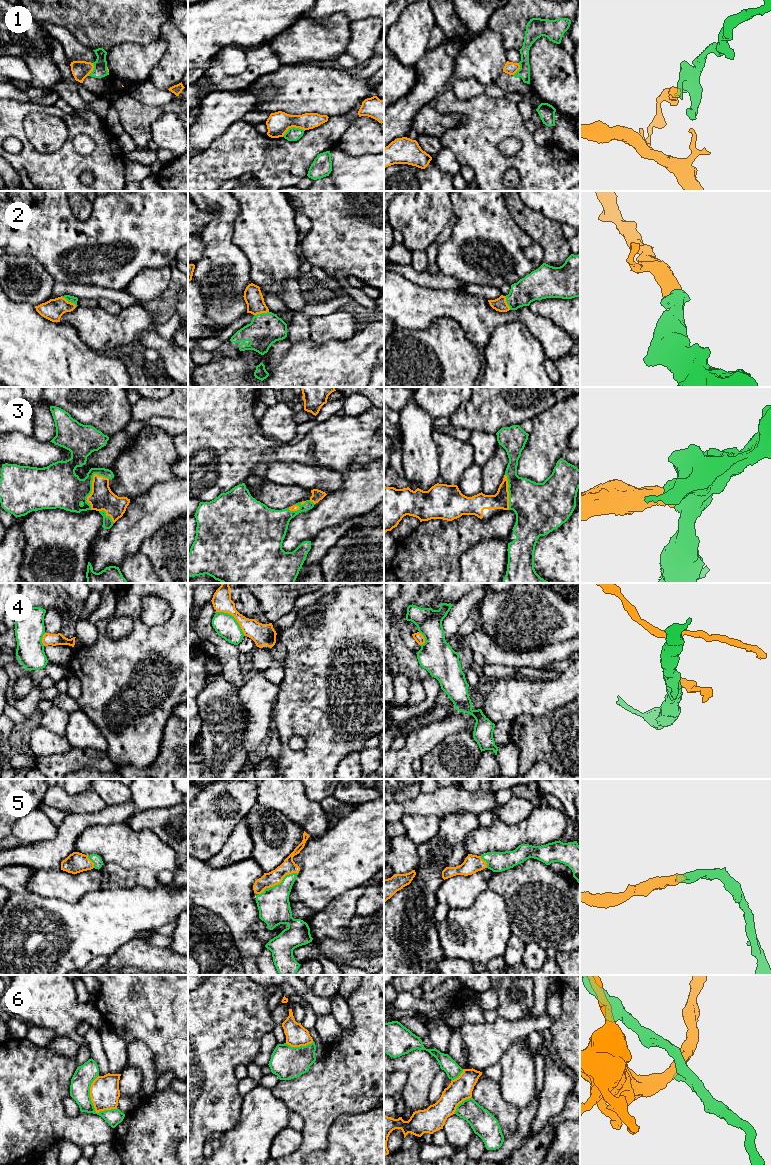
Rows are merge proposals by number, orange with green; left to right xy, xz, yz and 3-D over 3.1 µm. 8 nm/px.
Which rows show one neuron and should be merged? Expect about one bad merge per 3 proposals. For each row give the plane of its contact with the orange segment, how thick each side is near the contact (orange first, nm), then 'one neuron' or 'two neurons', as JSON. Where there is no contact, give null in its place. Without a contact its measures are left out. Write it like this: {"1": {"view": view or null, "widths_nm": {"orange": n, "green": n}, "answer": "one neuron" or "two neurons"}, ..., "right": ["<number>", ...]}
{"1": {"view": "xz", "widths_nm": {"orange": 190, "green": 110}, "answer": "two neurons"}, "2": {"view": "xy", "widths_nm": {"orange": 160, "green": 60}, "answer": "one neuron"}, "3": {"view": "xy", "widths_nm": {"orange": 190, "green": 320}, "answer": "one neuron"}, "4": {"view": "xz", "widths_nm": {"orange": 160, "green": 180}, "answer": "two neurons"}, "5": {"view": "xz", "widths_nm": {"orange": 120, "green": 260}, "answer": "one neuron"}, "6": {"view": "xy", "widths_nm": {"orange": 240, "green": 160}, "answer": "two neurons"}, "right": ["2", "3", "5"]}

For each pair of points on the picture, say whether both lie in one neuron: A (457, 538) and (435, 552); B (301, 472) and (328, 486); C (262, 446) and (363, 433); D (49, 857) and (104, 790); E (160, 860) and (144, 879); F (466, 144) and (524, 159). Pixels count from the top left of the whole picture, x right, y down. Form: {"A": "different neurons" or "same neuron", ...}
{"A": "same neuron", "B": "same neuron", "C": "same neuron", "D": "different neurons", "E": "different neurons", "F": "same neuron"}

